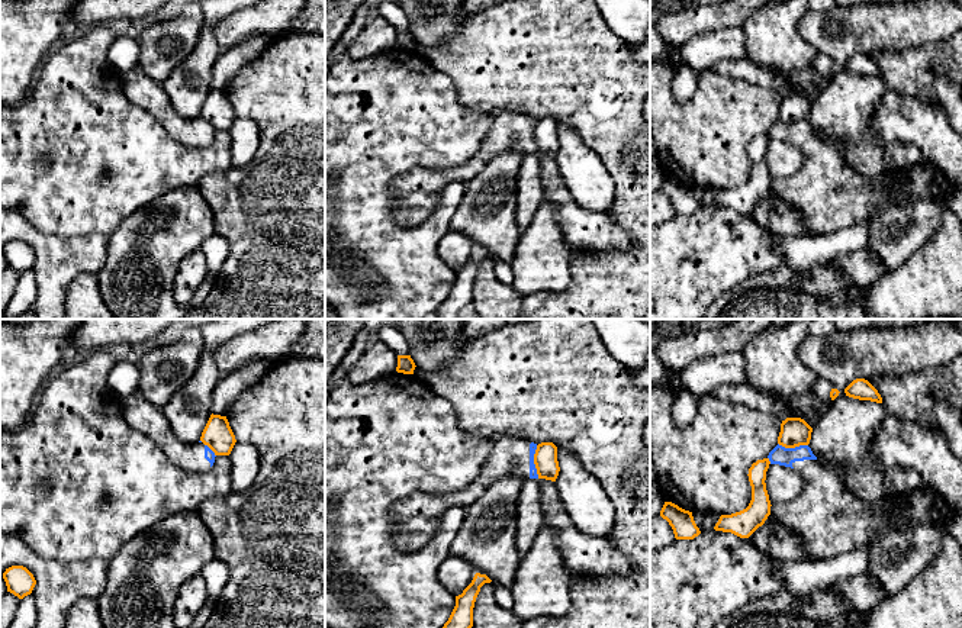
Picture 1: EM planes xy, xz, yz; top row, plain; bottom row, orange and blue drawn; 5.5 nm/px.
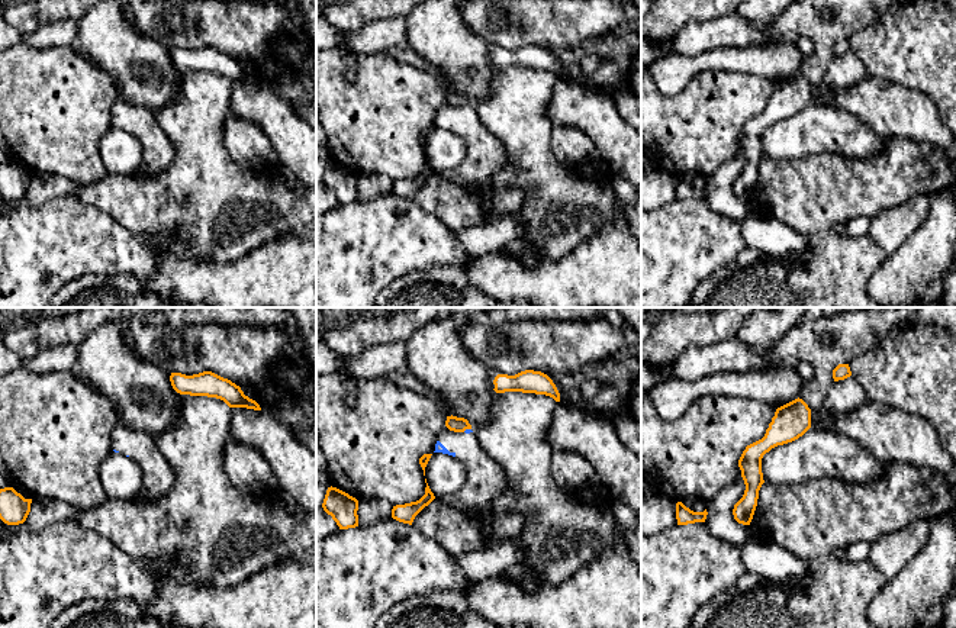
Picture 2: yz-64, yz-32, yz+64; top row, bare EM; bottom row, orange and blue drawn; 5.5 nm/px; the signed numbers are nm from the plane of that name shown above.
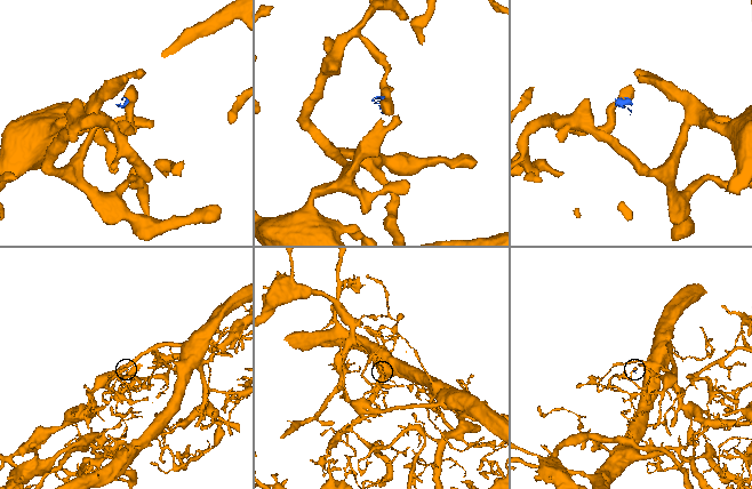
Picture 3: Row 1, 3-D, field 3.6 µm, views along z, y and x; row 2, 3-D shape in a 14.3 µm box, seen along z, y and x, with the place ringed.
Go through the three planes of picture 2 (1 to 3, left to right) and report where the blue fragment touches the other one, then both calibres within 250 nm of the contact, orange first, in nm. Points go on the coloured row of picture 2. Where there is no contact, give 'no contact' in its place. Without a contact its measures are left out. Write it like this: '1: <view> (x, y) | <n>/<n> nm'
1: no contact
2: yz-32 (466, 428) | 80/30 nm
3: no contact

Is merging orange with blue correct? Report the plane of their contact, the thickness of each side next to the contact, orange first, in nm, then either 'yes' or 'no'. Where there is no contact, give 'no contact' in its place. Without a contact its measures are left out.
contact in xz; calibres 130 and 50 nm; no

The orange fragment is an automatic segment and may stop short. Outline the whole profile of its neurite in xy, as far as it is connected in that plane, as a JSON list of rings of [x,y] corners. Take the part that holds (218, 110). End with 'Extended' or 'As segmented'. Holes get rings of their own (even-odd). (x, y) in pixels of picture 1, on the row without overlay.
[[[210,90],[200,116],[207,120],[215,131],[229,131],[237,115],[226,91]]]. As segmented

